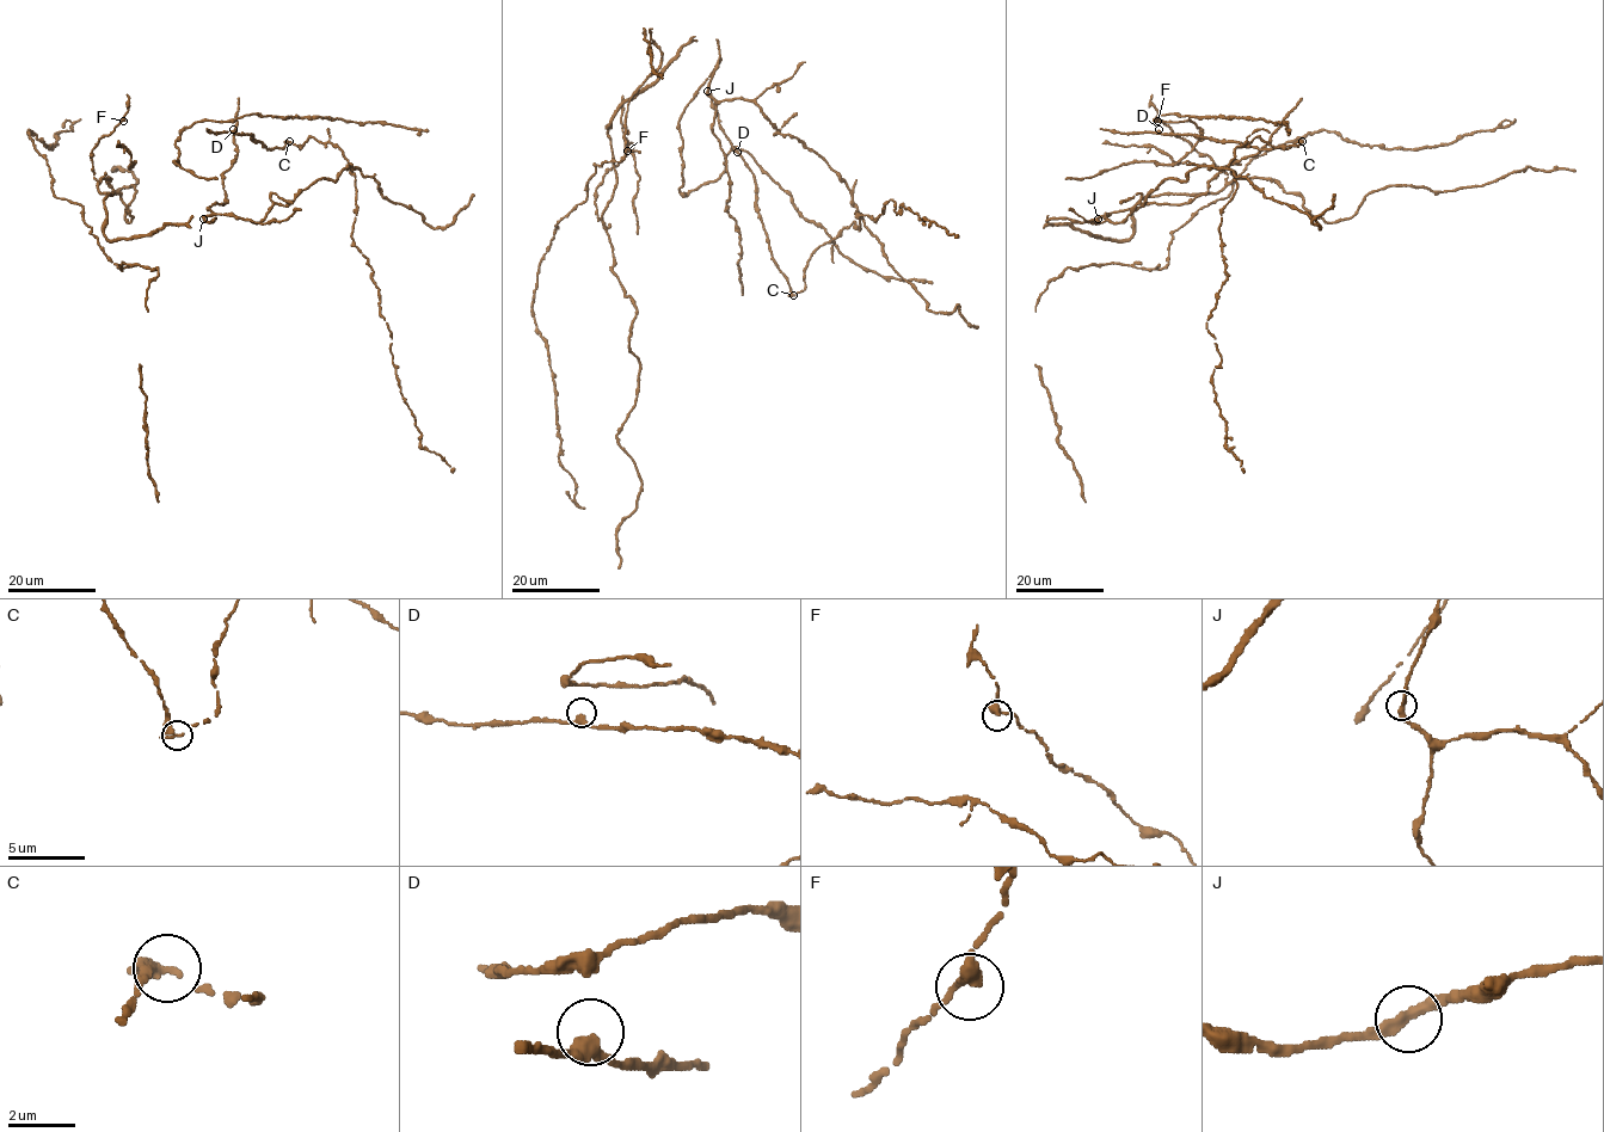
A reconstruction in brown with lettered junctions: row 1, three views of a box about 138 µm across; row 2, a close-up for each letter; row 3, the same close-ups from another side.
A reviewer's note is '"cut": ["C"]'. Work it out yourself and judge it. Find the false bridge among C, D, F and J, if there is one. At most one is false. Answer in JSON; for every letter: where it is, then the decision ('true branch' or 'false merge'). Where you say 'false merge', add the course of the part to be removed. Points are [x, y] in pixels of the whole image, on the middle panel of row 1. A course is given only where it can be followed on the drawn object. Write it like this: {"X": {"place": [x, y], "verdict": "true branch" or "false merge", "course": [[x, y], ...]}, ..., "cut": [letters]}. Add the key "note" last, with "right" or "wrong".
{"C": {"place": [793, 295], "verdict": "false merge", "course": [[793, 295], [816, 250], [890, 200], [958, 237]]}, "D": {"place": [737, 152], "verdict": "true branch"}, "F": {"place": [627, 151], "verdict": "true branch"}, "J": {"place": [707, 91], "verdict": "true branch"}, "cut": ["C"], "note": "right"}

